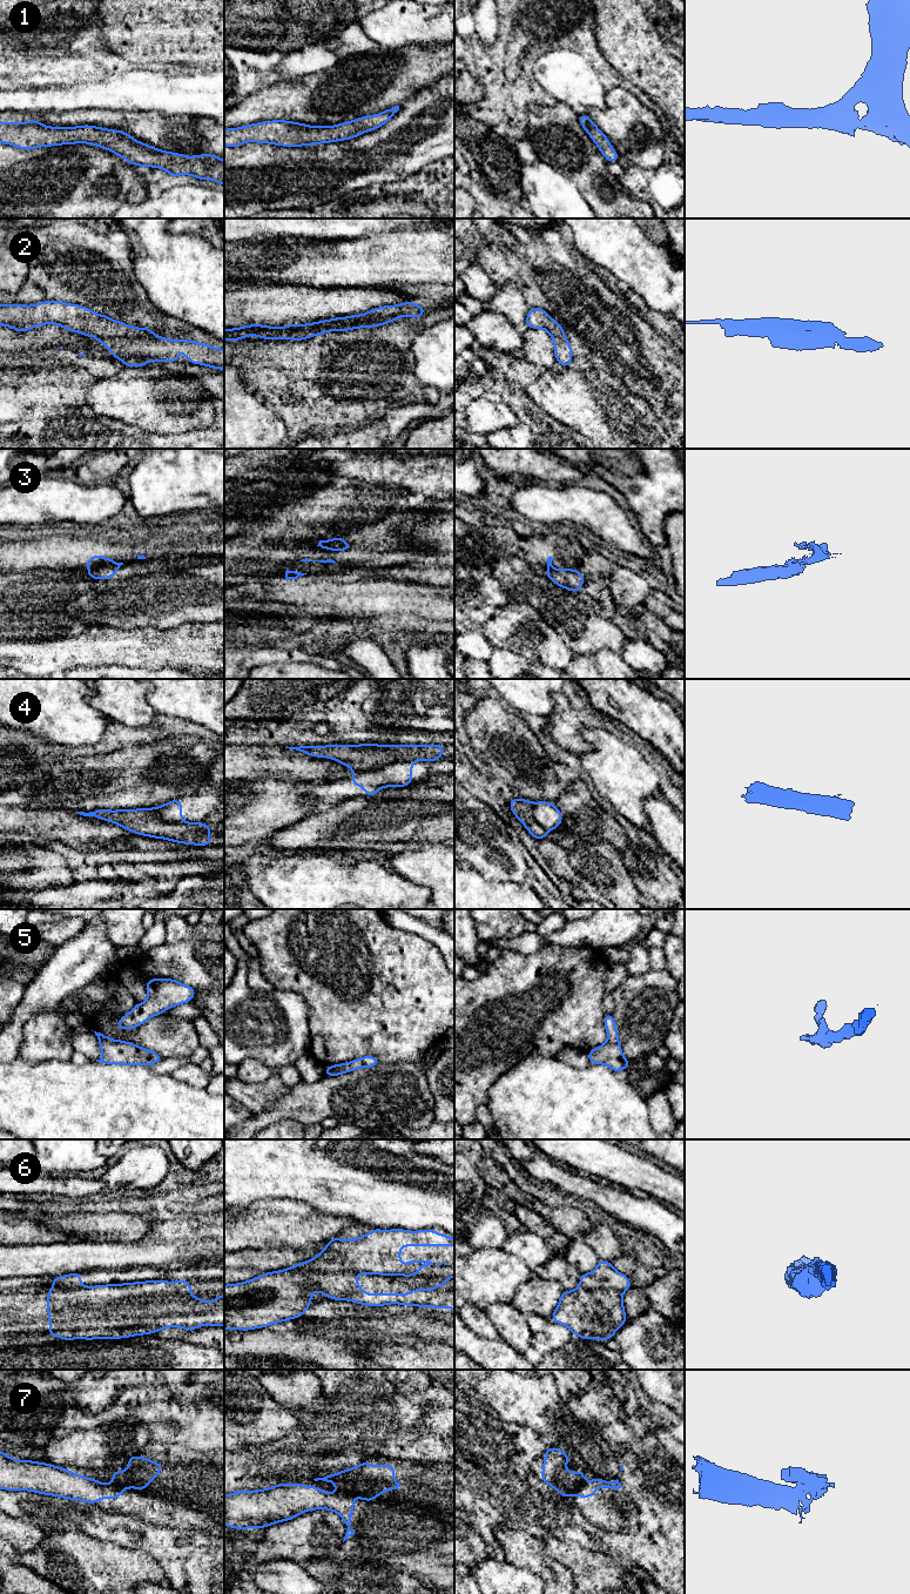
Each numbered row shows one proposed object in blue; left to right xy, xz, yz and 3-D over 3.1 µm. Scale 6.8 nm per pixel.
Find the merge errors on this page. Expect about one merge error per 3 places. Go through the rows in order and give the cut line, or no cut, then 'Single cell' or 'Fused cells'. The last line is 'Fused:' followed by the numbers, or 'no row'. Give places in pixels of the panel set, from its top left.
1: No split. Single cell
2: Split along xz (400, 315), (382, 318), (346, 320), (339, 330). Fused cells
3: Split along xy (113, 562), (100, 564), (88, 570). Fused cells
4: Split along xz (411, 761), (393, 761), (379, 767), (355, 772). Fused cells
5: No split. Single cell
6: Split along yz (580, 1284), (587, 1289), (614, 1289), (621, 1295). Fused cells
7: Split along xz (338, 1493), (351, 1497). Fused cells
Fused: 2, 3, 4, 6, 7

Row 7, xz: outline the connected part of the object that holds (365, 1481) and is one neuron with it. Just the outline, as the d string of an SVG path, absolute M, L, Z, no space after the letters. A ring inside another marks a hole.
M363 1460L359 1466L314 1480L335 1482L338 1494L360 1498L368 1502L389 1489L402 1486L395 1481L393 1465L369 1465L366 1460Z

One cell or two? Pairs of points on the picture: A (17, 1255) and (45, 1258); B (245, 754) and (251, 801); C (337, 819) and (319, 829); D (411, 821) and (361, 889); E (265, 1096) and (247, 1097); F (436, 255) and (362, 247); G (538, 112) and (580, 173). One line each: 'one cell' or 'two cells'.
A: one cell
B: two cells
C: one cell
D: two cells
E: one cell
F: one cell
G: one cell

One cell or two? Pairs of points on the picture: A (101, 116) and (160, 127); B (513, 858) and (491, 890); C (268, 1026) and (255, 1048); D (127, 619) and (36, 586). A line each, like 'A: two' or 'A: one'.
A: one
B: two
C: one
D: one

